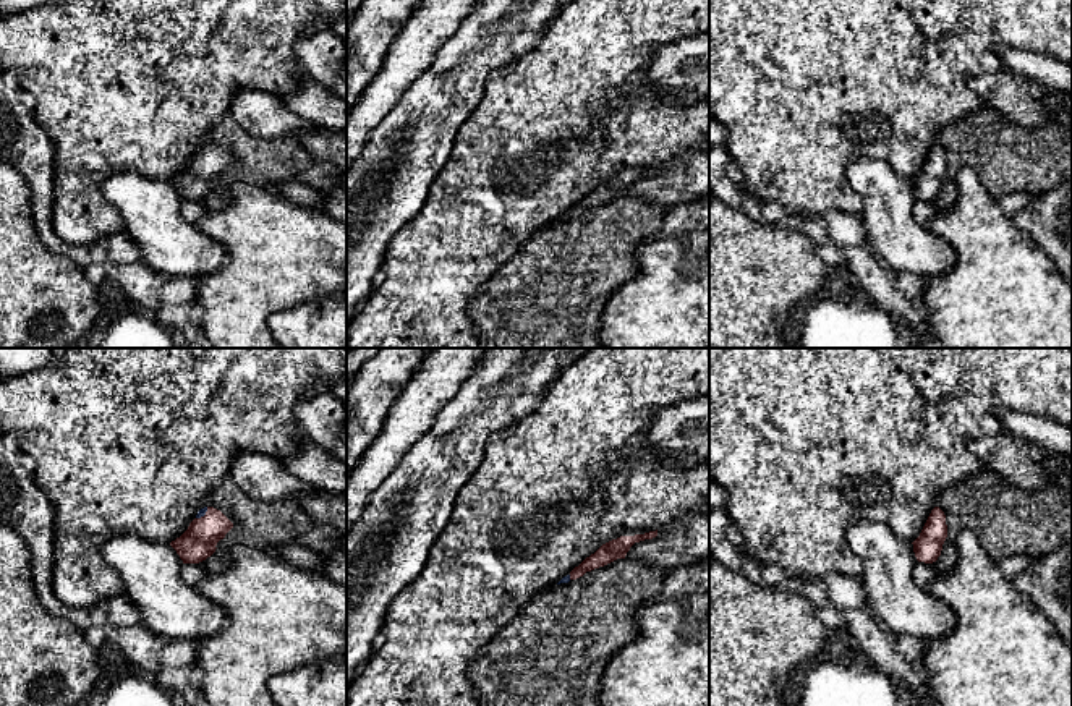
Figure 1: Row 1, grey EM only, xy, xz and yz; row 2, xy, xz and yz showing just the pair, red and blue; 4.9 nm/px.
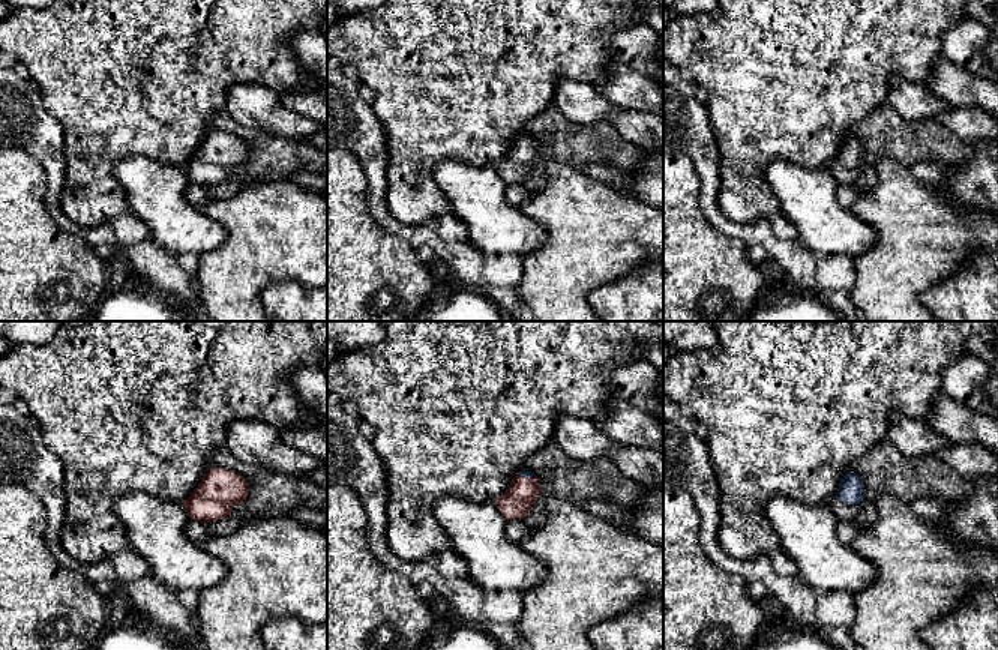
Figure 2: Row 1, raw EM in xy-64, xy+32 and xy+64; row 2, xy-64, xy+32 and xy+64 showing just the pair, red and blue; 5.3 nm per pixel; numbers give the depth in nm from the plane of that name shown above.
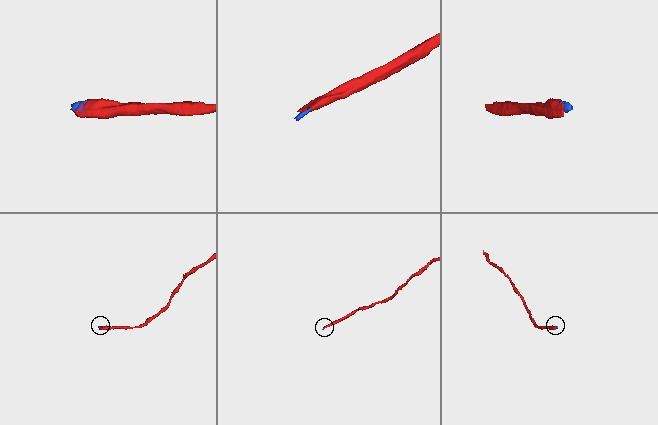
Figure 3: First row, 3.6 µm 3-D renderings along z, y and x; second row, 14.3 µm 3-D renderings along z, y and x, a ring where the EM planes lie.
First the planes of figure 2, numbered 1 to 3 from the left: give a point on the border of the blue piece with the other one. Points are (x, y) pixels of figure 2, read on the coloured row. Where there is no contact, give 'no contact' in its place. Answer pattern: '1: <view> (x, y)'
1: no contact
2: xy+32 (526, 478)
3: no contact

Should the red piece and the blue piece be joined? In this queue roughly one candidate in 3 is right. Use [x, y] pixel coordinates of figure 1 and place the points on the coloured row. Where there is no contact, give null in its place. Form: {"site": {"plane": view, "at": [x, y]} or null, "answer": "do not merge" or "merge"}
{"site": {"plane": "xy", "at": [204, 515]}, "answer": "merge"}

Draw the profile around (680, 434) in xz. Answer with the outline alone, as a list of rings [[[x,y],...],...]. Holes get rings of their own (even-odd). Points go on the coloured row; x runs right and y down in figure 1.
[[[709,393],[664,406],[646,442],[667,463],[693,468],[709,461]]]

